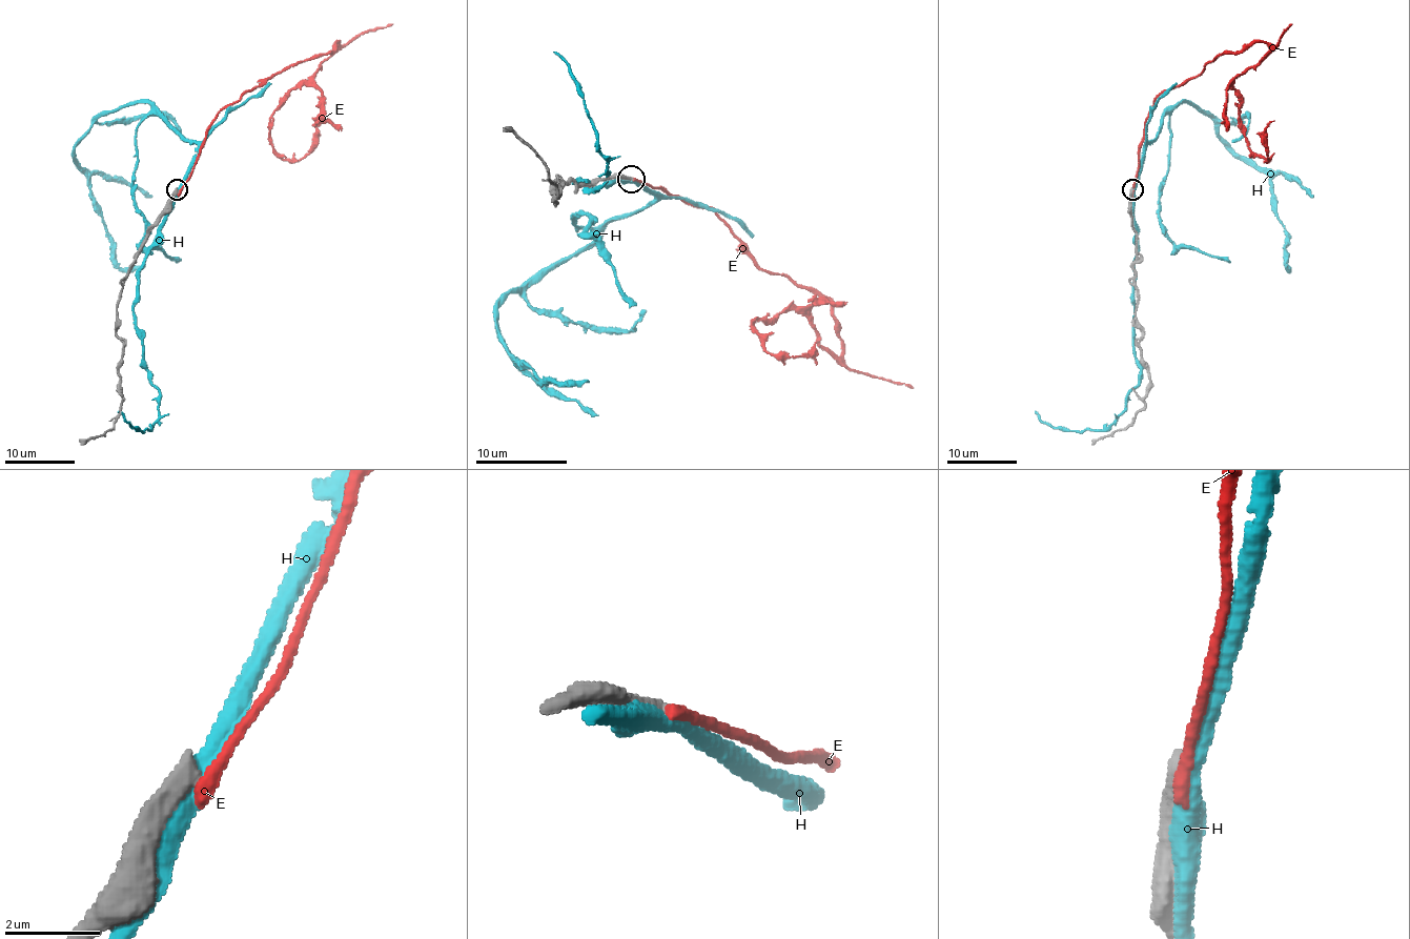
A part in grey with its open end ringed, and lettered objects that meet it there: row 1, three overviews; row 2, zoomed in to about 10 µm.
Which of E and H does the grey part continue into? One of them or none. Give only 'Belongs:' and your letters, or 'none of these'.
Belongs: none of these

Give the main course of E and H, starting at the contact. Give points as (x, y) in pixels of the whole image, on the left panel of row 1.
E: (177, 192), (219, 111), (338, 42), (269, 121), (271, 145), (300, 161), (319, 121)
H: (171, 200), (198, 145), (148, 103), (106, 110), (74, 148), (111, 259), (121, 268), (145, 264)

